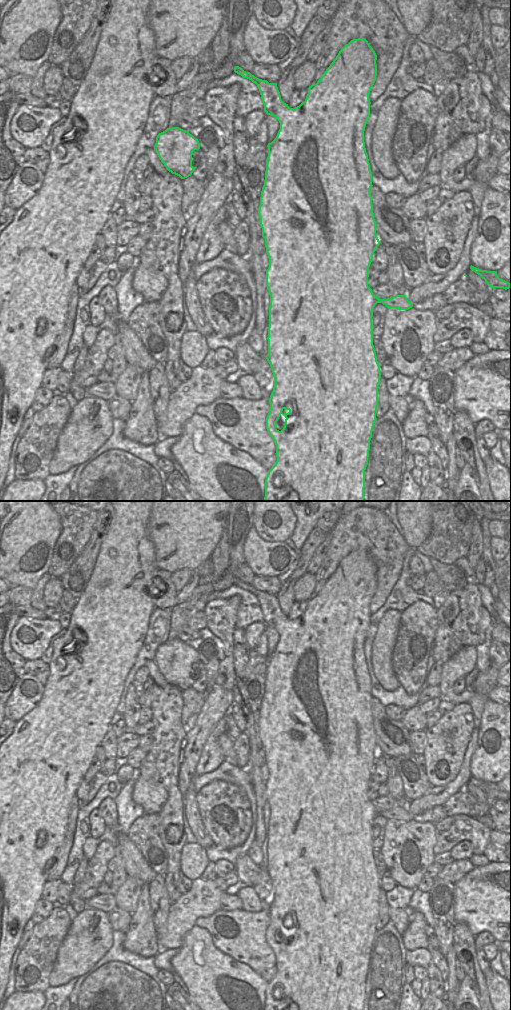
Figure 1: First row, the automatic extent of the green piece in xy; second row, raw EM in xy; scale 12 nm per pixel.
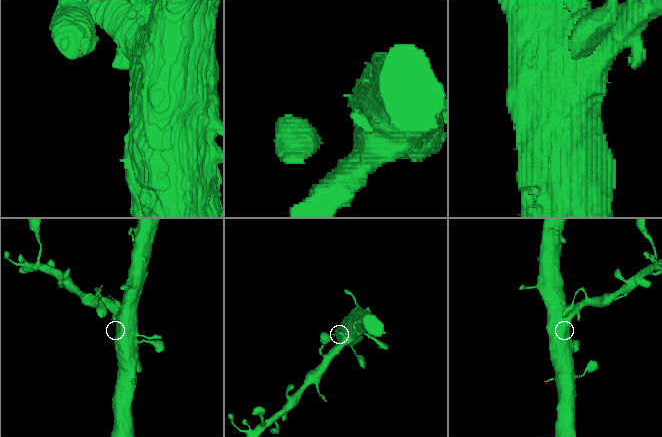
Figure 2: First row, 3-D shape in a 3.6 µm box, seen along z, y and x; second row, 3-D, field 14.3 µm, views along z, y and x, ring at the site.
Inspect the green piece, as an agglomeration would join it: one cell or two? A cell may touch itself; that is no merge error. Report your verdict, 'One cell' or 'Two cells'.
One cell.

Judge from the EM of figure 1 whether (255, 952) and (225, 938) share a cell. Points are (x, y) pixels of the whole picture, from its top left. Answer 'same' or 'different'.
same

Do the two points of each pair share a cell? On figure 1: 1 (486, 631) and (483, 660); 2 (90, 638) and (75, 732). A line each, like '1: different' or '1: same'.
1: same
2: same

